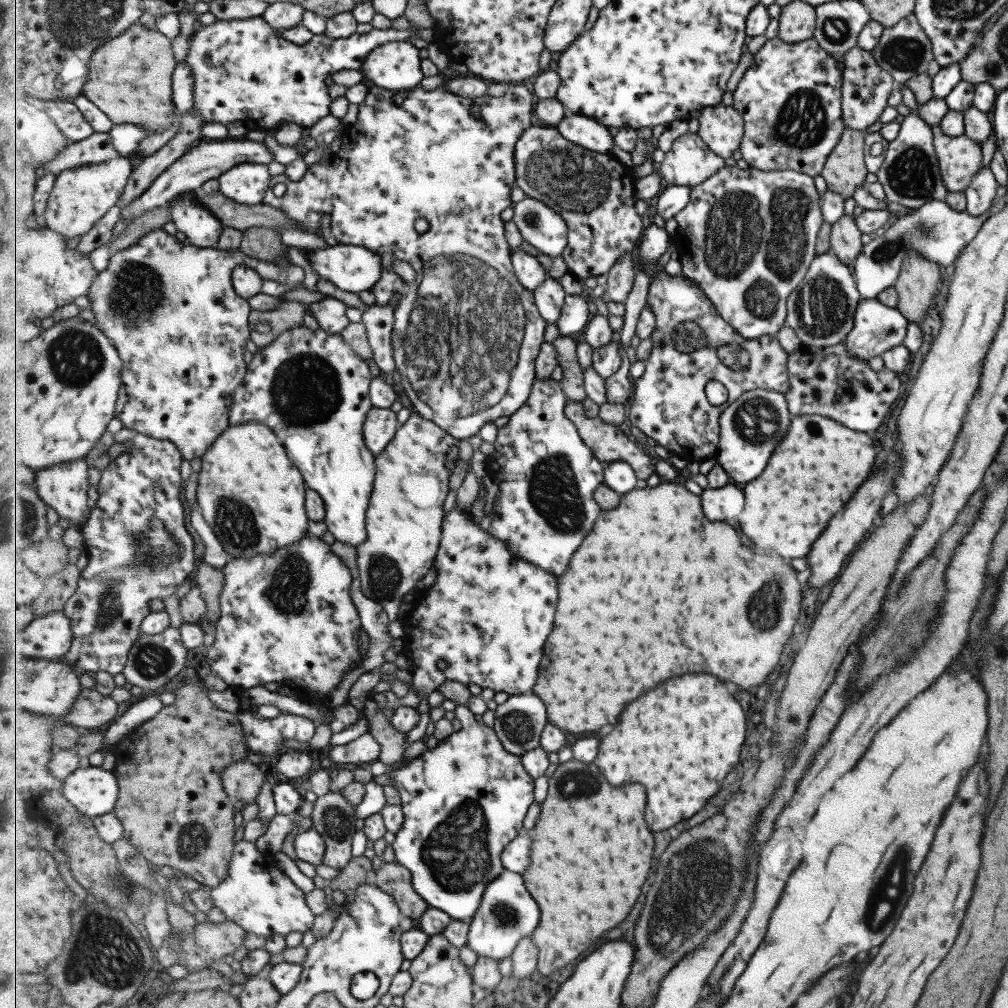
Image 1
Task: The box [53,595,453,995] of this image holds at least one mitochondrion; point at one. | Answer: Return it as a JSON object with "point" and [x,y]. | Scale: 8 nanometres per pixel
{"point":[99,931]}

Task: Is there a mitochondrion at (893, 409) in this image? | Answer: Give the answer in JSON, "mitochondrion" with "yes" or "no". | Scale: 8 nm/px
{"mitochondrion":"no"}

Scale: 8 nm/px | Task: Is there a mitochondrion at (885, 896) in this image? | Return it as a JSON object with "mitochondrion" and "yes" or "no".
{"mitochondrion":"yes"}

